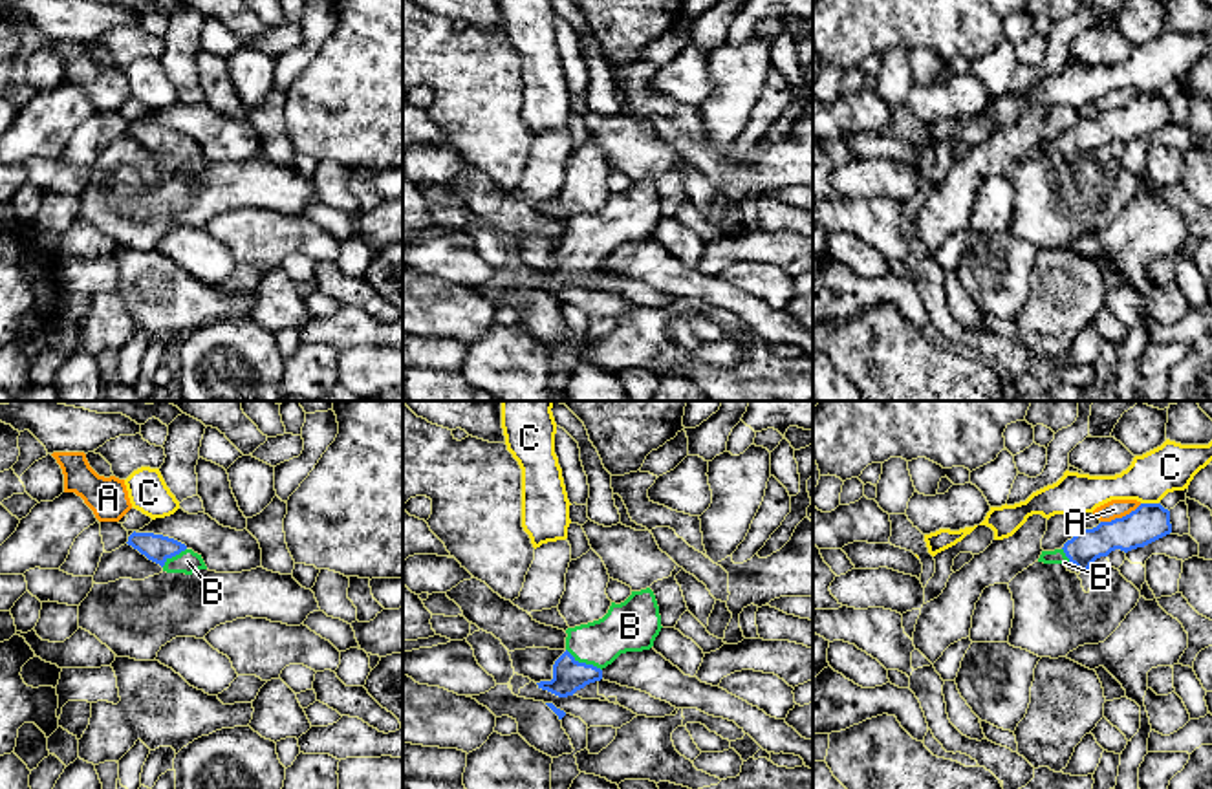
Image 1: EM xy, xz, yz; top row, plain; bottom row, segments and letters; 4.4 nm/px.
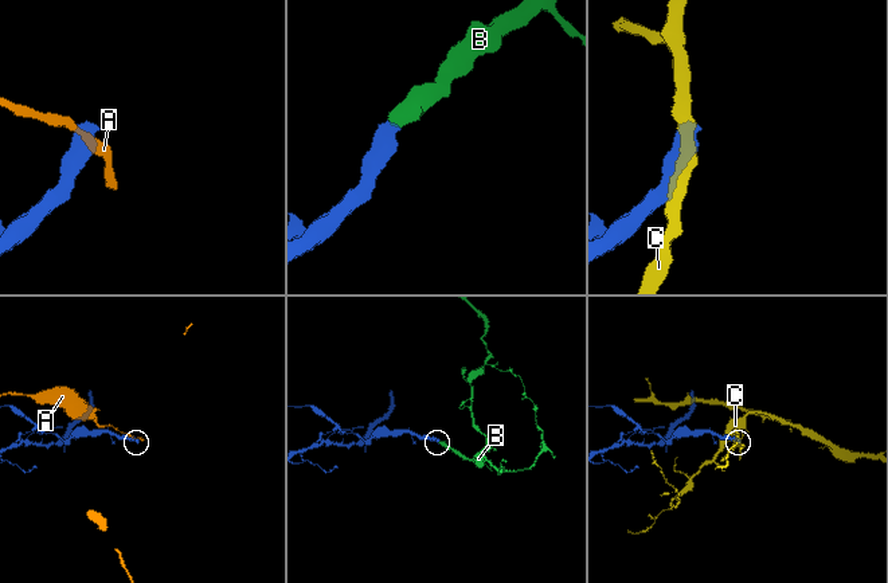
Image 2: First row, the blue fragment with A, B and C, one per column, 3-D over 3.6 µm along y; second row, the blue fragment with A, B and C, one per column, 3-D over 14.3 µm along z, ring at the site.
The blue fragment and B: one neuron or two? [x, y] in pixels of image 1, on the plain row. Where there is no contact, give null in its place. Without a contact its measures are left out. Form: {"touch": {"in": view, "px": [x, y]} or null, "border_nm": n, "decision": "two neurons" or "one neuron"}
{"touch": {"in": "xz", "px": [584, 253]}, "border_nm": 190, "decision": "one neuron"}

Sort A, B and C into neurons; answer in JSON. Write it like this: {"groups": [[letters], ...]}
{"groups": [["A"], ["B"], ["C"]]}

